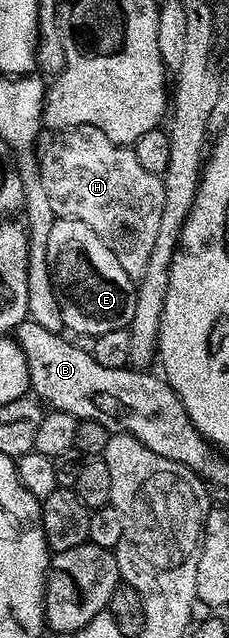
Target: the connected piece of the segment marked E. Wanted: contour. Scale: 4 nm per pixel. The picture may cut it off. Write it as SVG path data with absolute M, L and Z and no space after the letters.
M54 219L51 226L51 234L47 237L47 262L49 263L49 277L53 280L53 289L59 302L59 310L63 314L63 322L71 333L78 332L81 336L96 338L114 332L120 328L128 329L131 318L135 314L135 298L137 290L134 277L119 266L119 258L103 246L103 238L87 226L87 222L78 220Z

